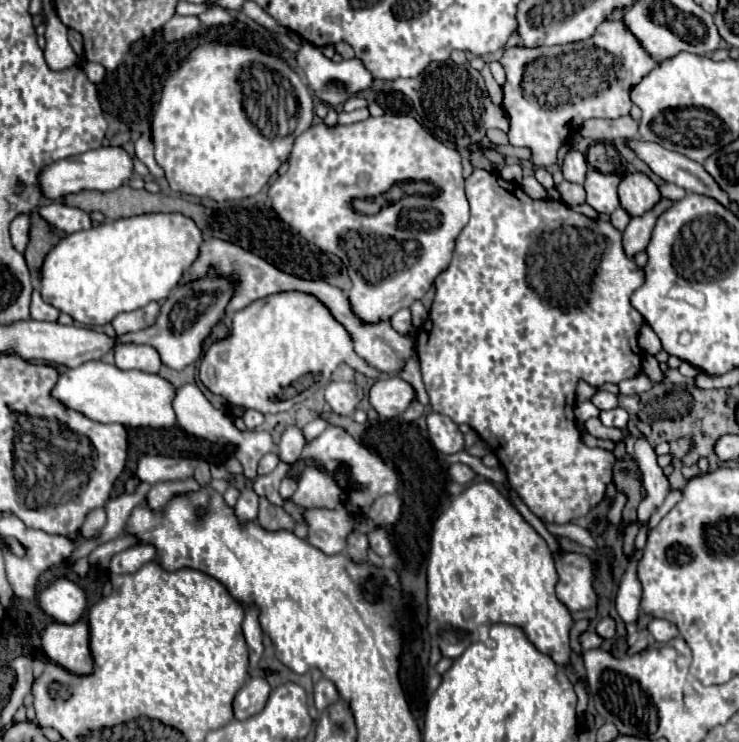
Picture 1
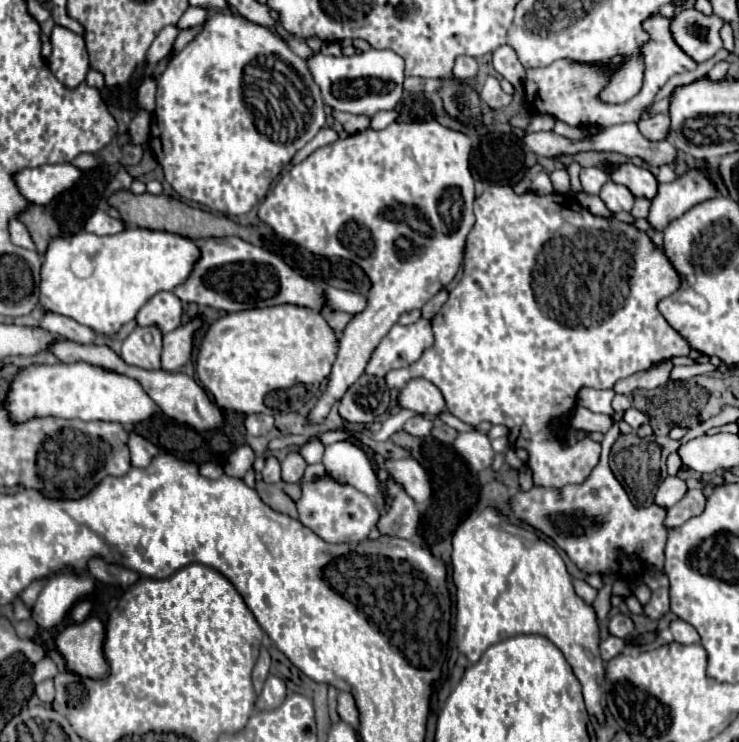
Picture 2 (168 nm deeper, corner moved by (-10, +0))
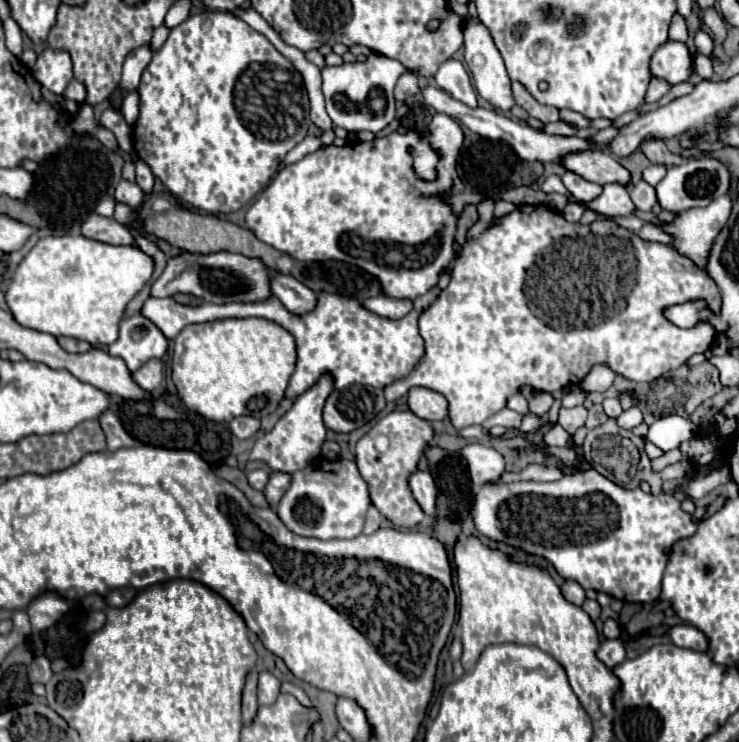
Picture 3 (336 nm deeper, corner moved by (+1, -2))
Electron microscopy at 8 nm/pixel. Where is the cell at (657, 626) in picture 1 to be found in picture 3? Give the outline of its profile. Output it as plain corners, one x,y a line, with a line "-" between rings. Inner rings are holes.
674,625
670,629
670,639
676,647
688,647
694,651
706,651
708,647
704,633
692,625

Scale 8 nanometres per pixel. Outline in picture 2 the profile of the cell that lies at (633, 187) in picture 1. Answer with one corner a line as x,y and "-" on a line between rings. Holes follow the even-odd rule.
625,163
625,165
617,165
609,171
609,177
615,183
627,185
627,189
631,189
631,193
635,197
647,197
653,199
657,193
657,179
653,177
653,173
645,167
635,167
633,163

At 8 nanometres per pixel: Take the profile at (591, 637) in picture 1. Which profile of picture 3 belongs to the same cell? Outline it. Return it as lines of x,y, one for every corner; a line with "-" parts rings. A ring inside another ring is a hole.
606,639
606,641
602,641
596,657
598,657
608,669
612,669
612,667
616,667
618,663
622,663
622,661
626,659
626,651
624,651
624,645
622,645
620,639

